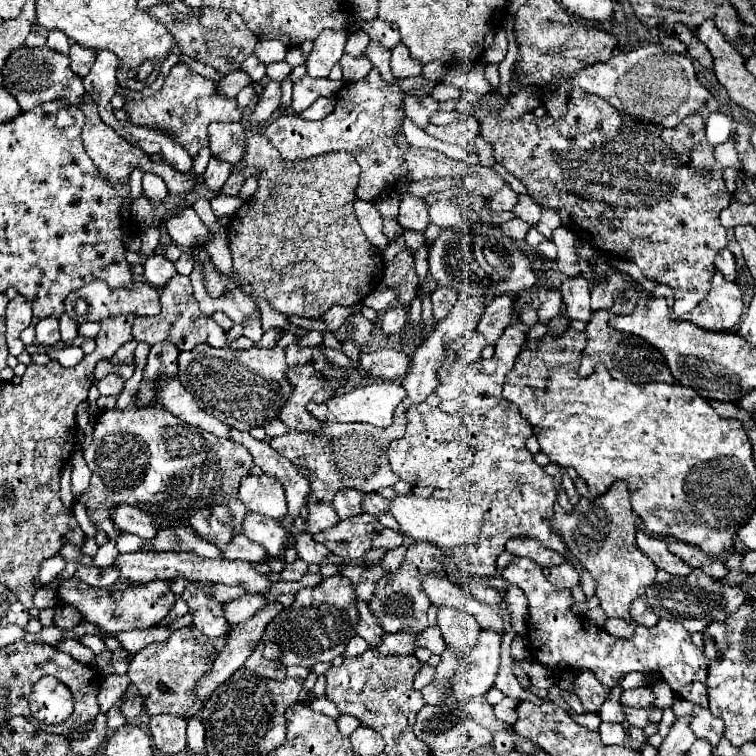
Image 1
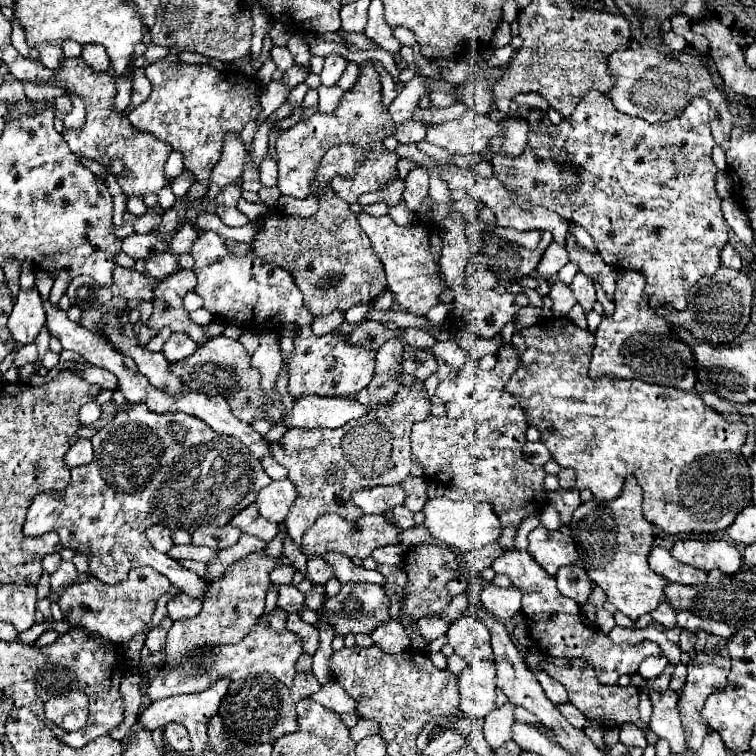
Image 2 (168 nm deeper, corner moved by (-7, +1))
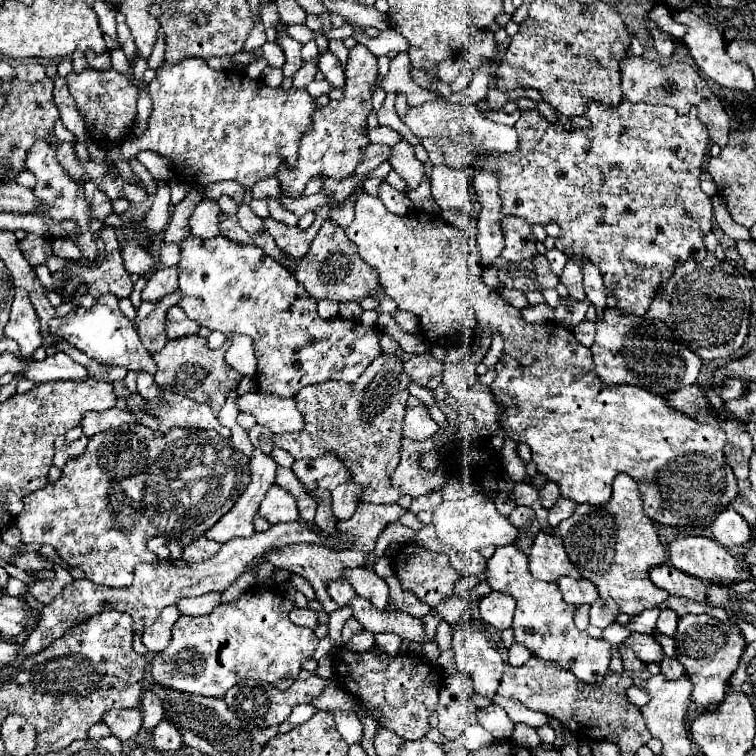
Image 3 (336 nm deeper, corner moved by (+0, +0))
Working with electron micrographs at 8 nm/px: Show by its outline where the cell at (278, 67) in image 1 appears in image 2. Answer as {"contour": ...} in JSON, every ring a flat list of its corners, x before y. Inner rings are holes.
{"contour":[[274,46,270,54,272,54,272,60,276,62,276,68,278,70,284,72,290,66,294,66,294,58,292,58,292,54,290,54,290,50,286,46]]}

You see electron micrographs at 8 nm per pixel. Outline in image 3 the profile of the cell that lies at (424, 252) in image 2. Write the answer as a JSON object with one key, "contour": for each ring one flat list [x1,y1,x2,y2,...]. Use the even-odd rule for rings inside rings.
{"contour":[[367,193,359,195,355,203,355,219,345,233,357,245,363,261,375,267,383,291,397,303,397,307,419,317,421,335,427,343,453,346,453,343,461,343,462,335,491,335,495,329,503,335,505,349,497,363,497,377,491,383,495,401,505,405,501,425,513,441,531,447,533,463,539,473,547,475,549,481,555,481,563,497,575,503,603,505,611,499,611,483,615,475,623,471,637,481,645,513,661,525,675,527,711,525,713,519,737,499,737,477,727,465,723,453,725,431,709,423,699,423,687,413,671,407,665,397,653,395,641,387,611,387,601,383,594,373,591,349,581,345,573,331,557,323,525,323,521,313,509,301,481,281,475,237,465,237,463,229,445,223,439,215,415,211,413,217,405,217,389,213,381,199]]}

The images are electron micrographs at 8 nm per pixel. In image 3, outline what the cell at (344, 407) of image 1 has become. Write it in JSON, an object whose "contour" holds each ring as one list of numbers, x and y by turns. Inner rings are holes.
{"contour":[[253,391,237,399,239,411,251,413,257,417,257,423,267,425,273,433,285,431,301,431,305,427,305,419,297,409,293,399,281,399,279,395]]}

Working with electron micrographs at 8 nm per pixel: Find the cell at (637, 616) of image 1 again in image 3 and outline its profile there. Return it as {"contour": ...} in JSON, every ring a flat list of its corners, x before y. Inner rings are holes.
{"contour":[[663,609,659,619,657,619,657,631,663,633,663,635,673,637,673,633,677,629,677,619,679,617,677,617,677,613,673,609]]}

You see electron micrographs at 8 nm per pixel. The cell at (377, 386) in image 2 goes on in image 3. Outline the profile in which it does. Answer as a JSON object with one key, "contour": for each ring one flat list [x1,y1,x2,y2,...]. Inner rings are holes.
{"contour":[[381,353,373,359,373,363,365,369,365,373,357,379,357,383,343,383,343,381,325,381,319,385,309,385,301,389,295,395,295,403,301,409,305,417,305,427,301,433,283,433,275,435,273,443,293,455,293,459,307,459,307,457,319,457,327,451,339,455,347,469,355,475,355,481,365,487,363,501,371,503,397,503,399,491,391,489,389,477,395,471,399,463,399,451,401,451,401,425,403,415,407,407,407,391,409,377,403,373,401,359,397,355]]}

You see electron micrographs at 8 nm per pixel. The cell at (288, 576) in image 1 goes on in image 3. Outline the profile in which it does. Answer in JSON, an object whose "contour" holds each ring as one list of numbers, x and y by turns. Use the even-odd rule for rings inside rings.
{"contour":[[345,579,329,581,329,583,327,583,327,593,331,595,331,599,333,599,333,601,337,601,337,603,339,603,339,607,345,607,345,605,355,597,353,587,351,587]]}

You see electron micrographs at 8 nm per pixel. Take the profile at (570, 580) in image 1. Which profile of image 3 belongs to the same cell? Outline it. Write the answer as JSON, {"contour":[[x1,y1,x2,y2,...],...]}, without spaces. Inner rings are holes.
{"contour":[[561,577,555,581,565,603,571,603,571,605,591,605,593,601,599,599,599,593,597,593,597,587,591,583,591,581,585,581,585,579,571,579,571,577]]}

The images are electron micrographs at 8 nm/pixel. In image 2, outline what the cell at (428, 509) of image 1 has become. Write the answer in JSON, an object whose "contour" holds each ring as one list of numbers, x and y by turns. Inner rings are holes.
{"contour":[[434,498,424,504,424,514,426,514,426,526,434,540,440,540,440,544,448,548,458,548,462,552,472,552,480,550,486,544,496,542,502,536,502,524,492,510,490,504,486,502,476,502,476,500,462,500,454,502,448,498]]}

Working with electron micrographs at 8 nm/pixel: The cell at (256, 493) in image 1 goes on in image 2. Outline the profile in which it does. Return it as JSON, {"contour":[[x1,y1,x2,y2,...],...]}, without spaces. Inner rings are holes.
{"contour":[[290,480,270,482,270,486,262,488,258,494,258,500,256,500,258,510,270,522,276,522,276,524,284,522,296,496,298,496,298,490]]}

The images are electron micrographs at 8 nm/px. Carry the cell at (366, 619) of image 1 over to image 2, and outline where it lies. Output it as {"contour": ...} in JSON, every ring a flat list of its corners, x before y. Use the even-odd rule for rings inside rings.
{"contour":[[398,620,384,622,384,626,380,626,380,630,372,632,372,640,380,650,384,650,388,654,400,654,410,646,408,634]]}

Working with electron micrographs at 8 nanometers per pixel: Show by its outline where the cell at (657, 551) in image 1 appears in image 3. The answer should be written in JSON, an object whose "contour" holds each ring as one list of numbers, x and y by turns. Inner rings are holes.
{"contour":[[663,563,661,567,653,567,649,571,651,581,665,589,669,595,681,595,695,601,705,601,705,589,707,585,701,579,693,579,693,575,685,575,683,571,677,571,673,565]]}

